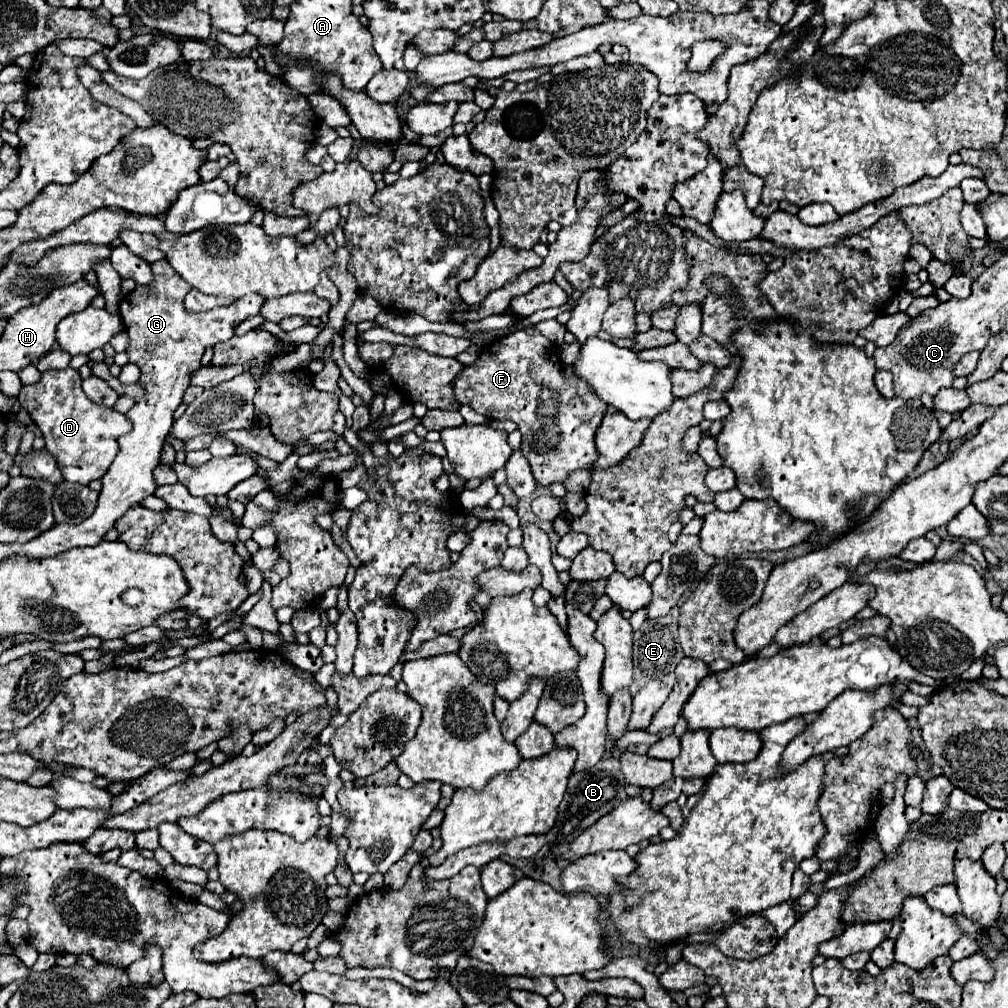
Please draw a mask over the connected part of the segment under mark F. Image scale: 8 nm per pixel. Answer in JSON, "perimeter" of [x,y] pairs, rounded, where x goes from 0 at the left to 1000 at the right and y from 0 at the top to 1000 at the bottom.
{"perimeter":[[[533,325],[513,327],[481,343],[471,361],[461,363],[451,377],[455,401],[463,401],[487,417],[509,417],[517,431],[517,448],[527,460],[535,480],[561,478],[566,468],[590,460],[590,429],[600,411],[600,401],[580,377],[559,375],[555,345]]]}

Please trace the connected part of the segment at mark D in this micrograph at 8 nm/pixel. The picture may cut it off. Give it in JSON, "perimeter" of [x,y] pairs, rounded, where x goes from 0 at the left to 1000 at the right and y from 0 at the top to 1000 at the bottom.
{"perimeter":[[[72,365],[43,369],[37,381],[21,385],[19,399],[43,429],[47,446],[55,452],[63,474],[68,478],[88,480],[90,476],[102,474],[110,456],[114,456],[118,444],[116,435],[130,427],[130,419],[124,411],[86,397],[80,387],[80,373]]]}

